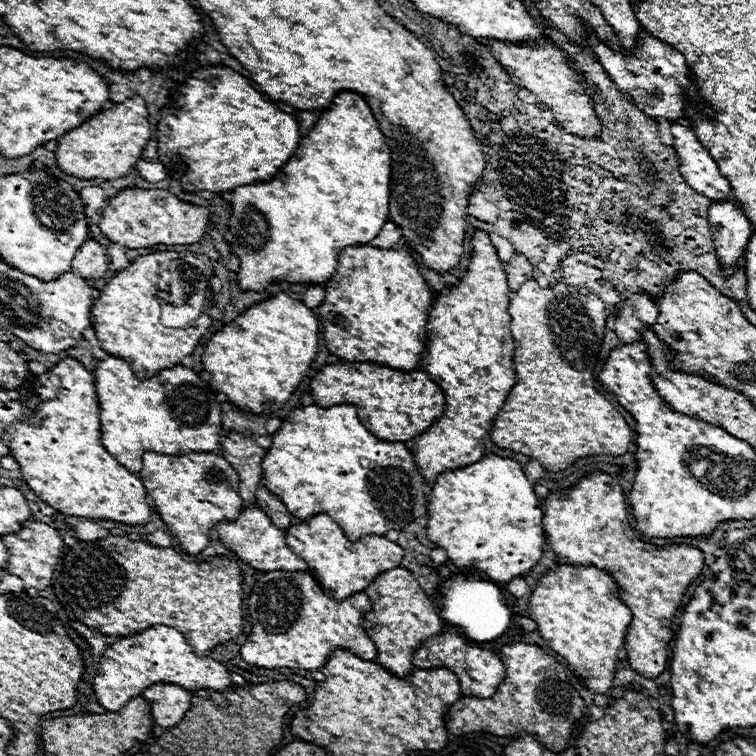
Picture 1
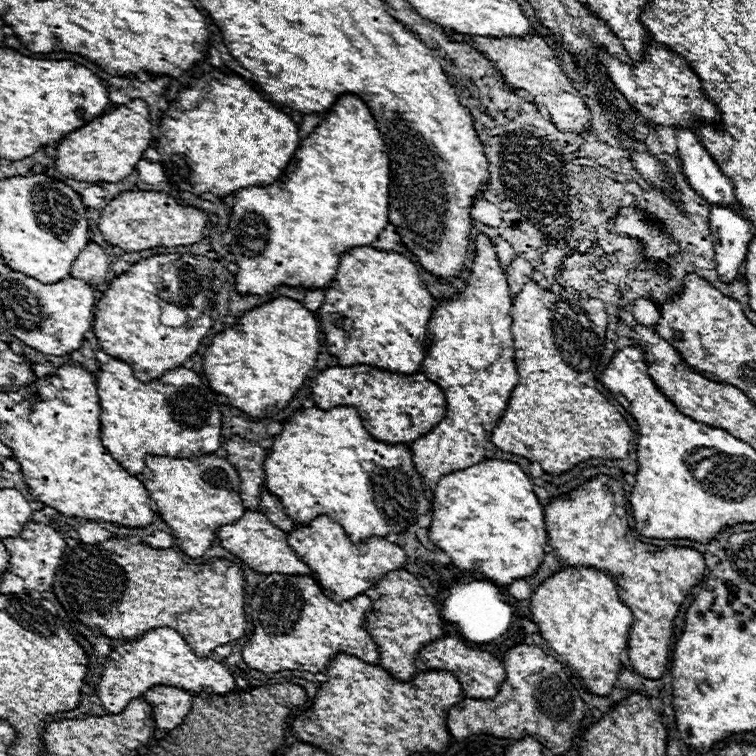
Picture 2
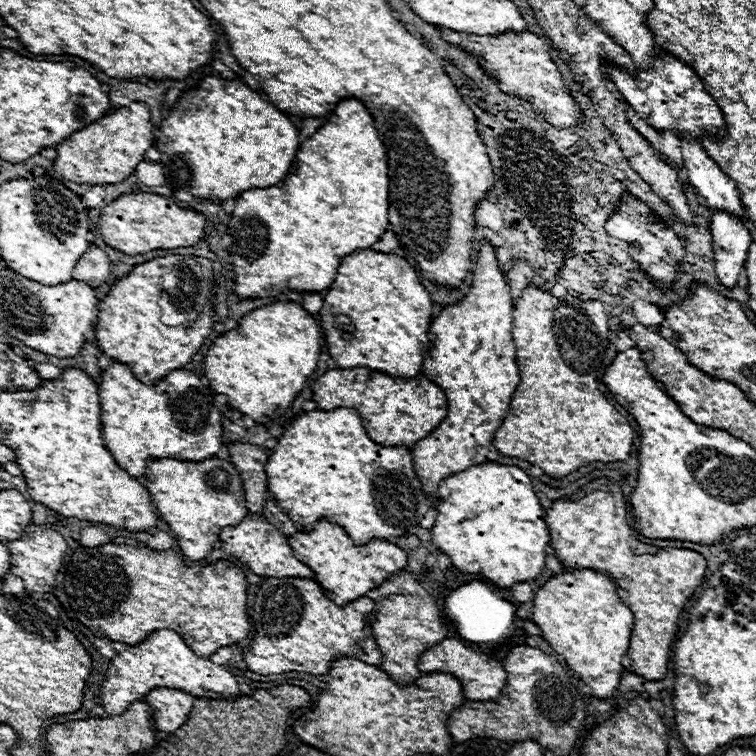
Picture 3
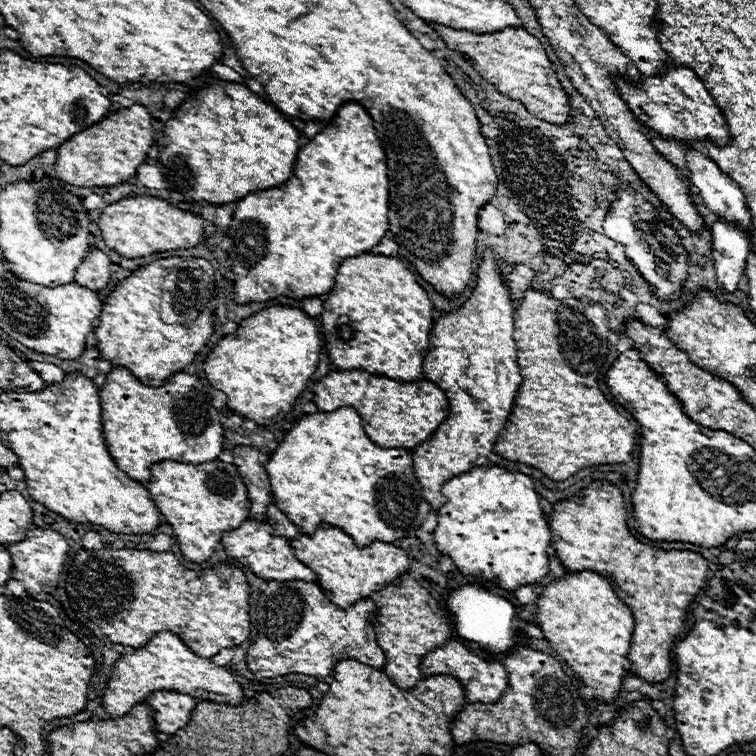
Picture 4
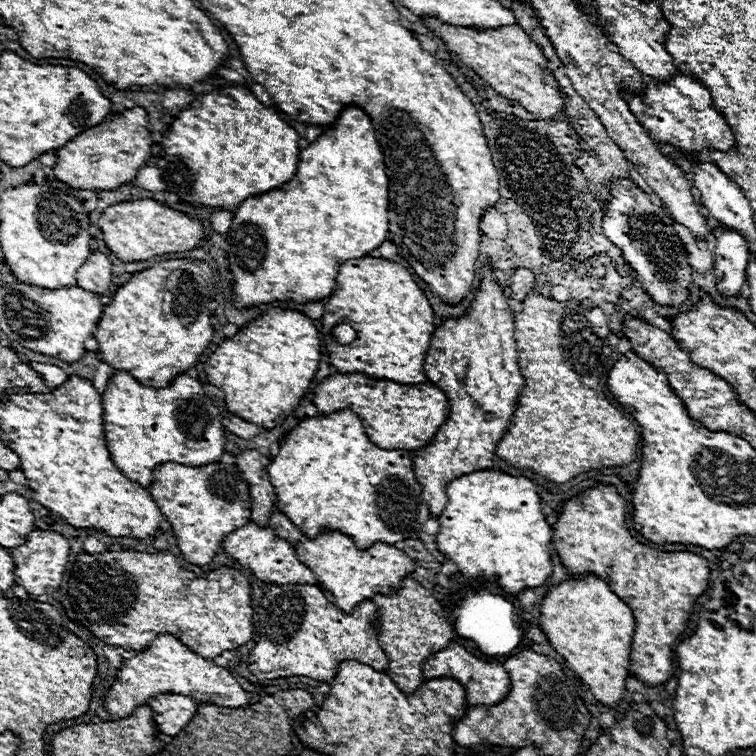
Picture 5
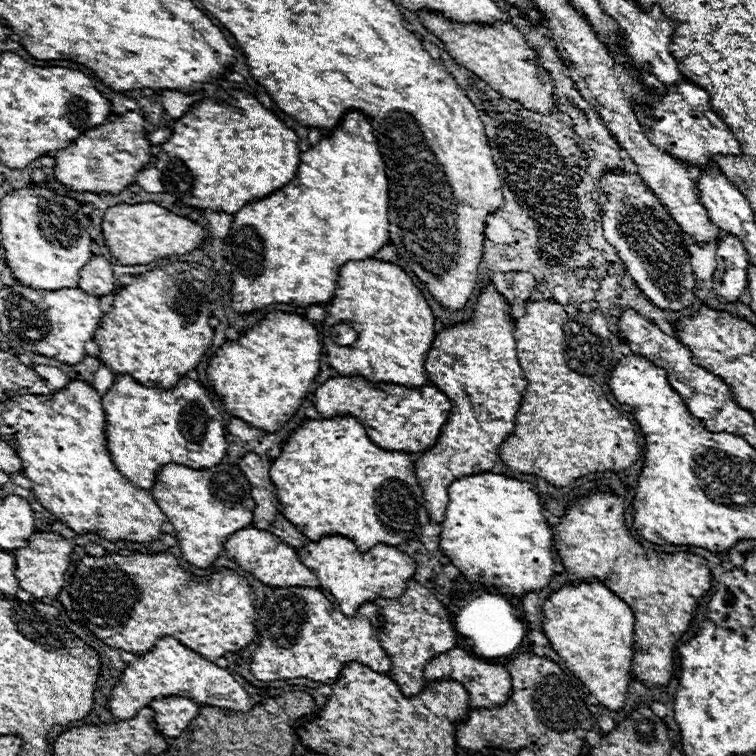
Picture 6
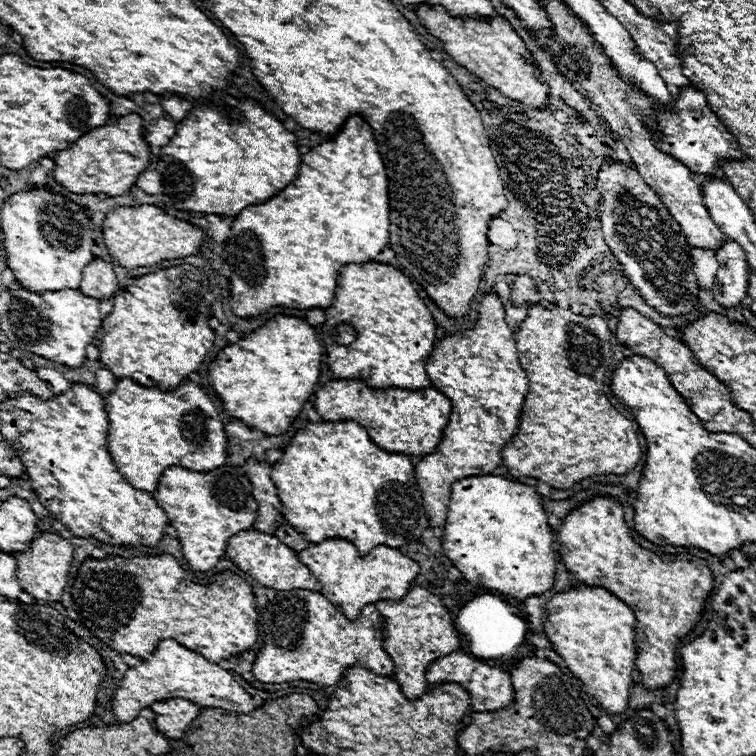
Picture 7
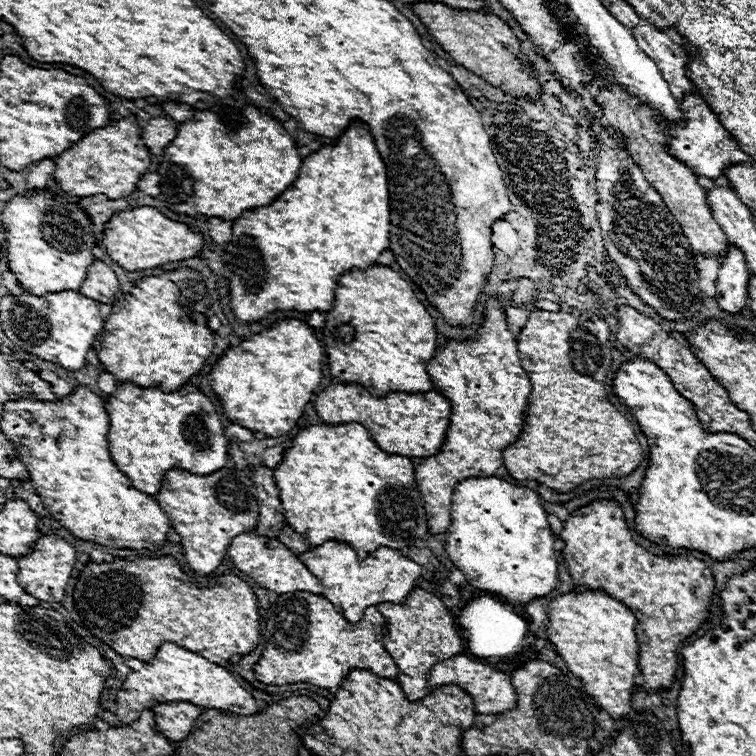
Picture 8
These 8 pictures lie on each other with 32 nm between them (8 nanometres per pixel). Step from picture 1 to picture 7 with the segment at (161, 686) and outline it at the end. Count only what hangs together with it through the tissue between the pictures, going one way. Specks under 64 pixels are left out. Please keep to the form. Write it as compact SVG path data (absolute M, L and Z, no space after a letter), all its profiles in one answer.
M170 698L170 700L162 700L162 702L154 702L154 706L150 706L156 714L156 726L158 730L166 736L166 738L182 738L186 728L190 726L190 722L200 714L200 708L192 702L186 700L178 700L178 698Z

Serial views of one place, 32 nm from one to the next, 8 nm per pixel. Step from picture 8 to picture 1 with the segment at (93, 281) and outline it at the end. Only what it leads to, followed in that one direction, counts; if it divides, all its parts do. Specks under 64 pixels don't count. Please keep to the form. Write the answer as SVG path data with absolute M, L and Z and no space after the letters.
M86 240L80 248L80 252L74 256L72 260L72 270L86 278L86 280L98 280L104 276L104 272L108 270L108 256L106 250L96 242L96 240Z

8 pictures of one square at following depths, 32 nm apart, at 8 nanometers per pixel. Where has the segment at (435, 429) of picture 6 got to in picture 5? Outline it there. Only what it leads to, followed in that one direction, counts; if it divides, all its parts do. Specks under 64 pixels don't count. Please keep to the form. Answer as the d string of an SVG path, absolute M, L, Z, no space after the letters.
M330 374L314 390L314 404L320 414L332 414L342 408L350 408L358 414L366 426L368 438L388 450L418 450L426 446L438 428L446 422L450 402L446 394L432 382L422 386L402 386L398 382L366 378L366 374Z

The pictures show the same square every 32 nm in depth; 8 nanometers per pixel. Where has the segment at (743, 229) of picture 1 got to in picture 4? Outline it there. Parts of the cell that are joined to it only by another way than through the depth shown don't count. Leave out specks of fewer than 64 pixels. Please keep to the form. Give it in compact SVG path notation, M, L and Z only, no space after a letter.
M716 218L710 226L712 248L714 248L714 268L718 286L734 292L740 284L740 276L746 268L746 258L750 254L750 236L726 218Z

